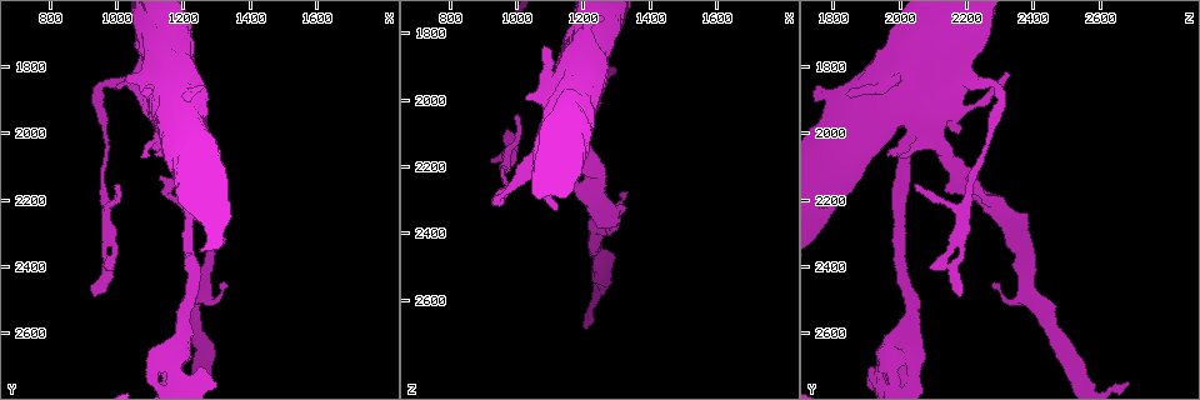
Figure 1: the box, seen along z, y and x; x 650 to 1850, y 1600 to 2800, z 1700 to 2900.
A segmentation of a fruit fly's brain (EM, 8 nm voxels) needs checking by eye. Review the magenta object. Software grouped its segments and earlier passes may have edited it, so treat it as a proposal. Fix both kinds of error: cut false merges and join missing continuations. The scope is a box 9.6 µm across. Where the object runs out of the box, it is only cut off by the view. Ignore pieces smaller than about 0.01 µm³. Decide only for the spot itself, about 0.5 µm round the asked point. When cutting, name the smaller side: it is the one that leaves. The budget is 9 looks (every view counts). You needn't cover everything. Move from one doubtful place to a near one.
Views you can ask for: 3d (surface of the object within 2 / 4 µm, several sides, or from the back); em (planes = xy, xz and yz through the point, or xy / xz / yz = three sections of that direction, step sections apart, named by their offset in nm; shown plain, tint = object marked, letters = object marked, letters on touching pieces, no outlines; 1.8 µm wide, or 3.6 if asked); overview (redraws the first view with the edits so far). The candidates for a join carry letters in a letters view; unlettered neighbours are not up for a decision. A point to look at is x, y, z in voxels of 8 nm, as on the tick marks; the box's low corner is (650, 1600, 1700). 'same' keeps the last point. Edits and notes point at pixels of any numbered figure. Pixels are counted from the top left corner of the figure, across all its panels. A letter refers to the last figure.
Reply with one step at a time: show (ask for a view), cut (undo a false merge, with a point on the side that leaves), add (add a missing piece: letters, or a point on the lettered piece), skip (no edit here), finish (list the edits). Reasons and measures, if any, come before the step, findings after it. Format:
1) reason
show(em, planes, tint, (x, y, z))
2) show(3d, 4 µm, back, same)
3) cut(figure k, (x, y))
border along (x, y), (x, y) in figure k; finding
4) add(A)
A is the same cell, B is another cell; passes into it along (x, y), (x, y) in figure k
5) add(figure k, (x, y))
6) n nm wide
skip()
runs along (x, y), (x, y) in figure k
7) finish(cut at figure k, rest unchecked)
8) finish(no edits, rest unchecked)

branch stops here
show(3d, 4 µm, (1090, 1880, 1840))

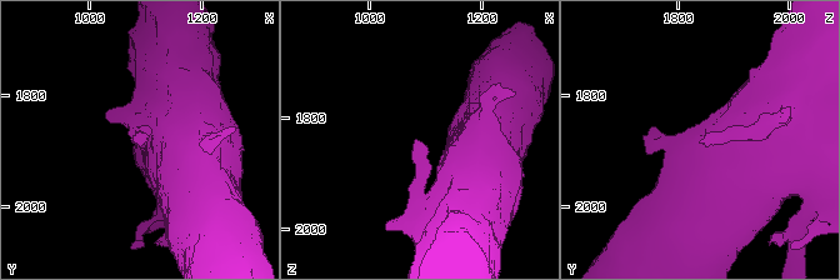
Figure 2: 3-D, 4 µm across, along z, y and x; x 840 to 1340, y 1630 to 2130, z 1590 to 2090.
show(em, planes, letters, (1075, 1880, 1845))

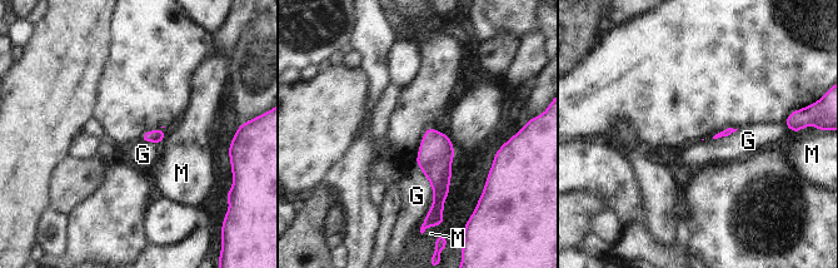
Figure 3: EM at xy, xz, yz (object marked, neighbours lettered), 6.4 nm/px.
skip()
G and M are other cells; border along (415, 162), (433, 193), (424, 221) in figure 3; no lettered piece goes on from it

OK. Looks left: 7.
sharp bend
show(em, 3.6 µm, yz, step 4, tint, (1110, 2030, 2080))

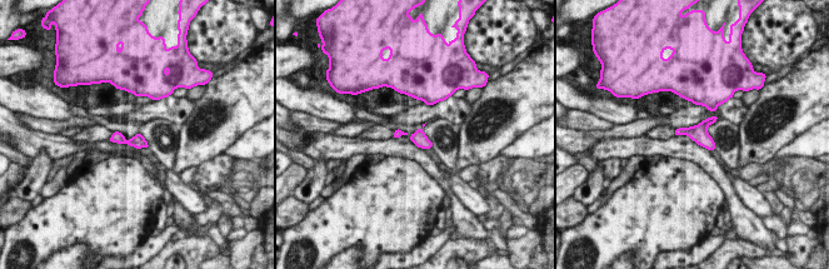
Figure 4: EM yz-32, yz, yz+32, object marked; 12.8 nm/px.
show(em, 3.6 µm, planes, letters, same)

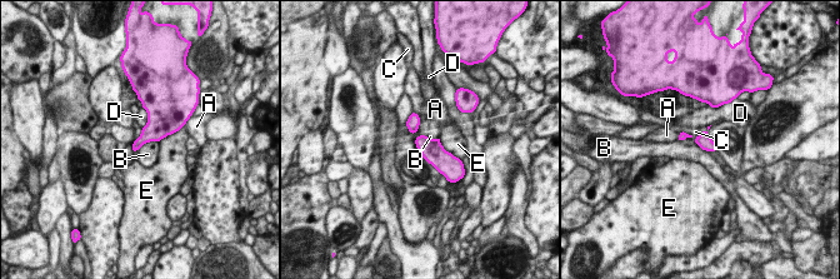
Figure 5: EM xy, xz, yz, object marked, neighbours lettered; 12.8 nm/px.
skip()
A, B, C, D and E are other cells; border along (708, 126), (694, 138), (679, 134) in figure 5; continuous, no second neuron

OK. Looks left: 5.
thin end
show(em, 3.6 µm, xy, step 4, tint, (1330, 2450, 2280))

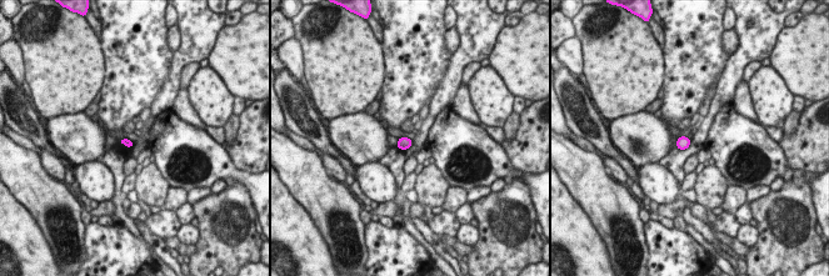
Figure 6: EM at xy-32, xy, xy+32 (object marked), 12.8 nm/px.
show(em, 3.6 µm, yz, step 16, letters, same)

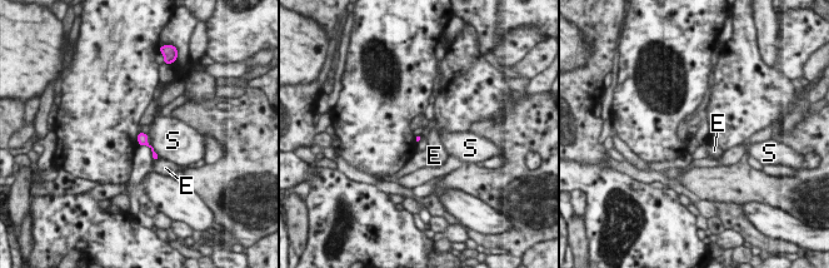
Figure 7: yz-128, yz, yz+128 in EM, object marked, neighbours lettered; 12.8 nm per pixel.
skip()
E and S are other cells; border along (158, 155), (153, 159) in figure 7; none of them fits

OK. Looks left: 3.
an open end
show(em, planes, letters, (930, 2490, 2180))

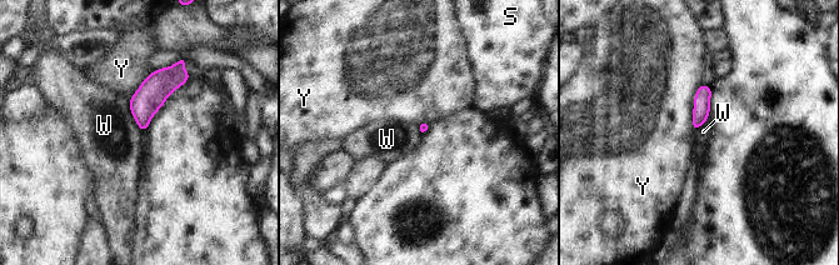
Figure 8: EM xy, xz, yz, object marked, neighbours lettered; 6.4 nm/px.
Y touches over 320 nm
skip()
S, W and Y are other cells; border along (128, 100), (130, 113), (141, 131) in figure 8; none of them fits

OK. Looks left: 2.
finish(no edits, rest unchecked)

